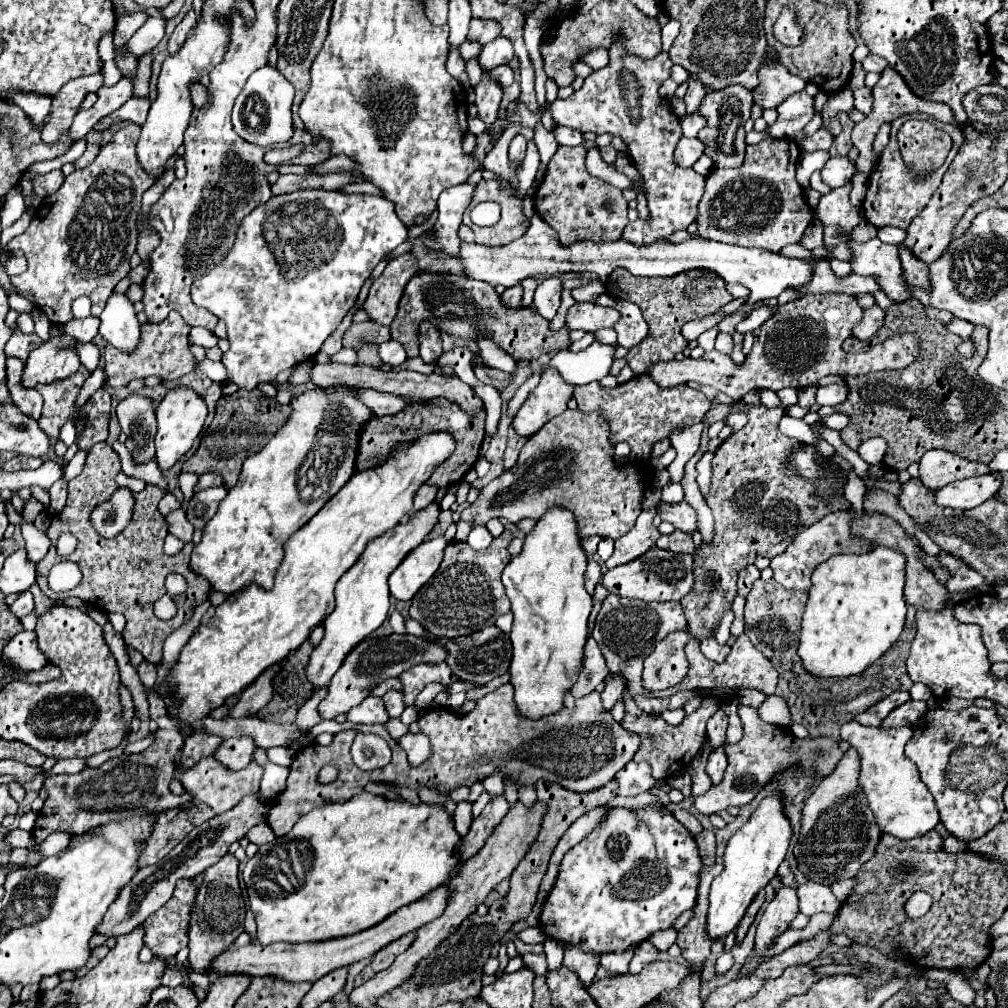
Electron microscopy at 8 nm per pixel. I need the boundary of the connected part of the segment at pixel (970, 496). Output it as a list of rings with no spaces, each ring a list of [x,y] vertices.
[[[987,474],[987,476],[975,476],[967,480],[957,480],[955,484],[947,484],[937,492],[937,504],[969,510],[975,508],[989,498],[993,498],[1001,488],[1001,474]]]

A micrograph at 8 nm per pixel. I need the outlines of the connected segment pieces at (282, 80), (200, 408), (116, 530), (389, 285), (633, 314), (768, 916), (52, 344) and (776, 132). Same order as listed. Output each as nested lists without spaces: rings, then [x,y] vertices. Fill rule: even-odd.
[[[269,62],[259,68],[255,74],[249,76],[243,92],[237,96],[235,106],[233,106],[233,128],[239,136],[243,136],[247,142],[259,144],[259,146],[273,146],[273,144],[281,144],[287,142],[293,136],[293,120],[291,120],[291,100],[293,100],[293,86],[289,84],[289,80]],[[253,98],[255,100],[255,112],[263,118],[261,128],[253,130],[247,124],[247,116],[245,116],[245,104],[247,100]]]
[[[175,386],[171,388],[165,398],[157,406],[157,434],[155,434],[155,448],[157,448],[157,464],[165,470],[171,468],[195,442],[207,418],[207,404],[205,400],[191,388],[191,386]]]
[[[117,488],[111,500],[99,504],[99,508],[91,512],[91,524],[101,538],[115,538],[131,522],[133,506],[133,492],[129,488]]]
[[[403,254],[389,260],[383,274],[373,282],[369,296],[363,304],[369,318],[379,324],[391,324],[395,312],[399,310],[399,300],[405,290],[405,284],[417,272],[419,272],[419,264],[413,254]]]
[[[603,294],[595,300],[595,304],[601,306],[615,306],[621,312],[621,320],[613,326],[617,330],[617,344],[625,346],[625,348],[633,348],[639,342],[643,342],[643,338],[647,336],[649,328],[647,322],[643,320],[643,314],[639,310],[639,306],[627,302],[627,300],[615,300],[609,294]]]
[[[781,884],[781,888],[775,892],[773,900],[769,902],[769,906],[757,926],[757,936],[755,936],[757,952],[763,950],[767,944],[771,944],[775,936],[785,932],[789,922],[797,916],[797,912],[799,912],[799,908],[797,908],[795,890]]]
[[[63,332],[35,348],[25,362],[23,386],[33,388],[37,384],[49,384],[75,374],[81,366],[75,346],[77,340]]]
[[[799,92],[789,96],[783,104],[777,106],[777,120],[773,126],[769,126],[769,134],[773,138],[787,138],[793,140],[795,134],[799,134],[807,122],[815,116],[813,110],[813,98],[807,92]]]

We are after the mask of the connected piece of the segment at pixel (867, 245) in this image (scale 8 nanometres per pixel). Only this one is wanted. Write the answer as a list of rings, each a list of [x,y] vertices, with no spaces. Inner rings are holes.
[[[841,232],[837,238],[849,246],[851,250],[849,262],[855,274],[877,276],[883,292],[895,302],[911,298],[911,294],[905,290],[907,282],[903,278],[897,246],[885,244],[879,238],[871,238],[869,242],[855,242],[853,236],[847,232]]]

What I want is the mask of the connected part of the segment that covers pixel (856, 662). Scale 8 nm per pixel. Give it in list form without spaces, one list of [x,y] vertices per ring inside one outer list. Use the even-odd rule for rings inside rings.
[[[885,546],[867,554],[839,554],[819,564],[811,576],[797,648],[807,672],[815,676],[853,676],[885,654],[905,624],[903,586],[905,558]]]

